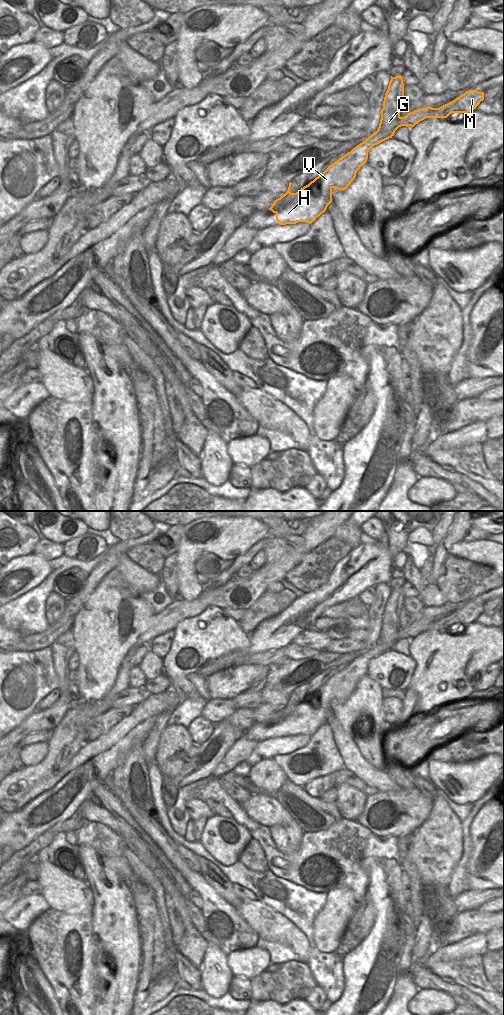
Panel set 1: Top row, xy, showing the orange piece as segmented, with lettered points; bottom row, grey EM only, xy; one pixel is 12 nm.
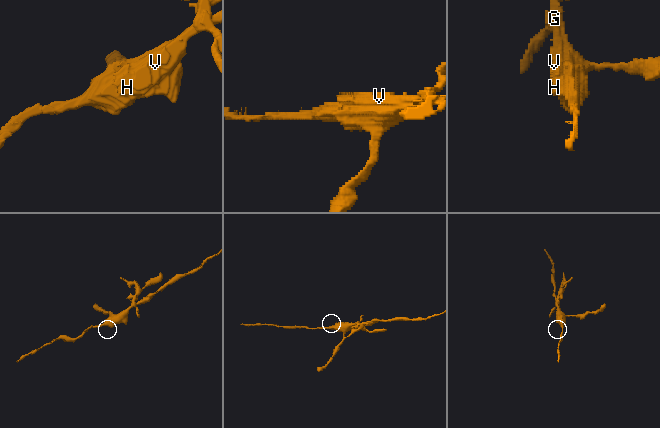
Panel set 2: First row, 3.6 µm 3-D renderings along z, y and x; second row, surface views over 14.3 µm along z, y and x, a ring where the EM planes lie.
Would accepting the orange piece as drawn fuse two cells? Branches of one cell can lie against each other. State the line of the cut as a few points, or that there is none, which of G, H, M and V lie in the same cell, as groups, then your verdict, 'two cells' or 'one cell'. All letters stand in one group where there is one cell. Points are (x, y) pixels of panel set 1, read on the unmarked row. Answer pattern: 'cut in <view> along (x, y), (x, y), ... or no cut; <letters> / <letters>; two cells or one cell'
cut in xy along (395, 641), (377, 642); G / H M V; two cells

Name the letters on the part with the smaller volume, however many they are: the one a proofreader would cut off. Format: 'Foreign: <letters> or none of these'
Foreign: G.

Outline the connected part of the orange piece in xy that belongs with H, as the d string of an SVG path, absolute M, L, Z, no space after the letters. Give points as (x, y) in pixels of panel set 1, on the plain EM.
M395 641L377 642L296 705L290 704L292 697L290 694L287 704L276 711L269 720L276 726L279 737L298 734L311 736L315 733L332 714L332 701L347 701L355 691L357 683L367 674L369 662L392 650L395 643Z

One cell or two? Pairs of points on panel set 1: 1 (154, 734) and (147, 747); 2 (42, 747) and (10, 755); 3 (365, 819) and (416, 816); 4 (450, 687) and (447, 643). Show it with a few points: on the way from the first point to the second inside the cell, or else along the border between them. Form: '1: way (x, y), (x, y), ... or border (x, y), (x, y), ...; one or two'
1: way (153, 737), (150, 744); one
2: border (20, 749), (18, 757); two
3: way (378, 824), (386, 829), (403, 816); one
4: way (447, 676), (447, 654); one

